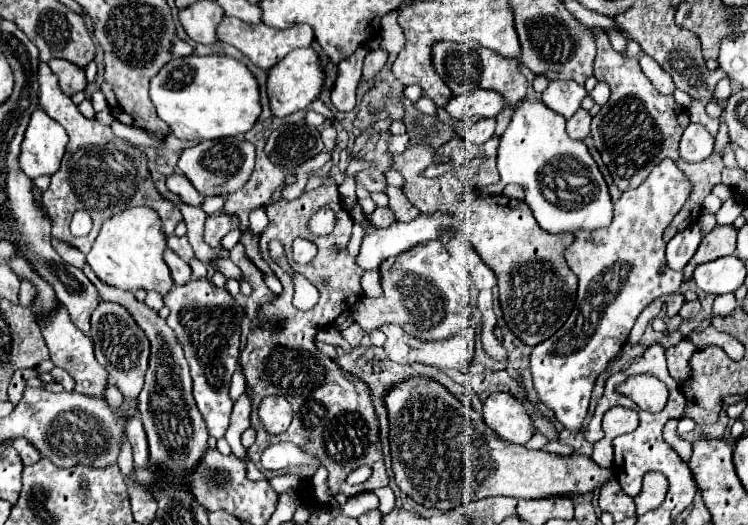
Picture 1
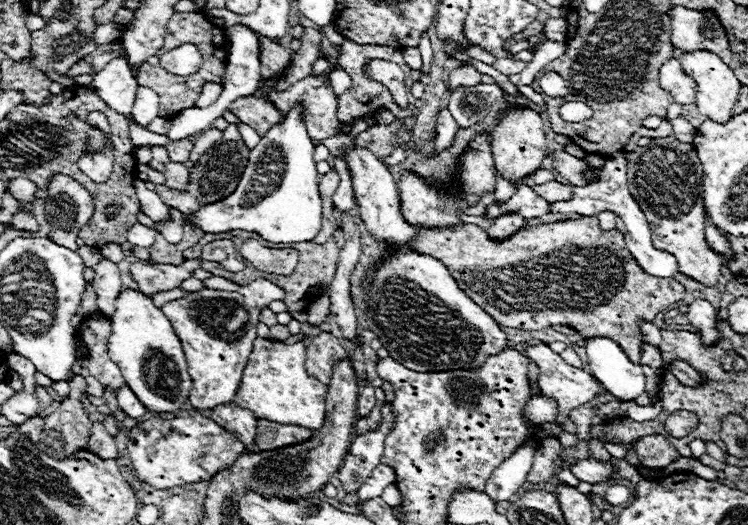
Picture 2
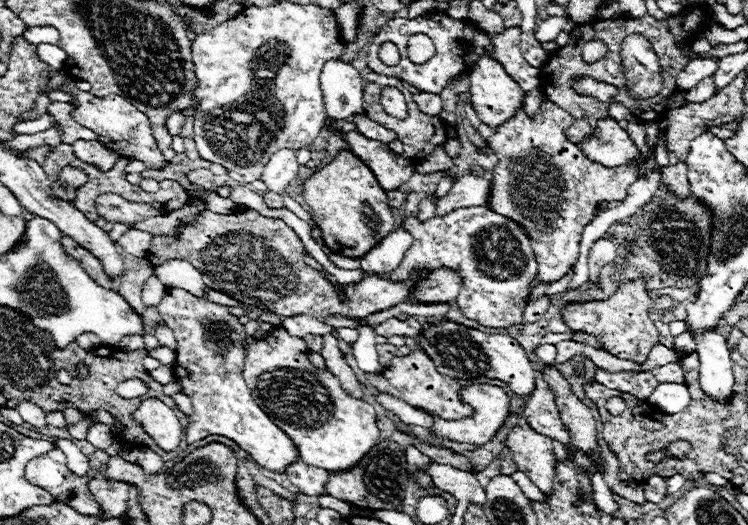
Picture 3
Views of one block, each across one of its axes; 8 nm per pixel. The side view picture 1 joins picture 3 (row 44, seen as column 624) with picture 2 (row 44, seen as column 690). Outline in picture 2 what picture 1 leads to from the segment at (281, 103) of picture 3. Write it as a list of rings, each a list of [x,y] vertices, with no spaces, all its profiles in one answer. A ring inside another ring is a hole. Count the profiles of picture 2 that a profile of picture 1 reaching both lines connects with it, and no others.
[[[182,44],[160,56],[160,66],[178,76],[190,76],[202,66],[202,56],[192,44]]]

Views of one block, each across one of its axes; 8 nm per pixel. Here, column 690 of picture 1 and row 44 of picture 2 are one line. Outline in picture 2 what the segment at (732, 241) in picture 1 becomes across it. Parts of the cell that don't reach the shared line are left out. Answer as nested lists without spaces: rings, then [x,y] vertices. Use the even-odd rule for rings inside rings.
[[[262,40],[260,42],[260,68],[262,68],[262,76],[276,76],[280,74],[288,62],[290,62],[290,54],[276,42],[270,40]]]

